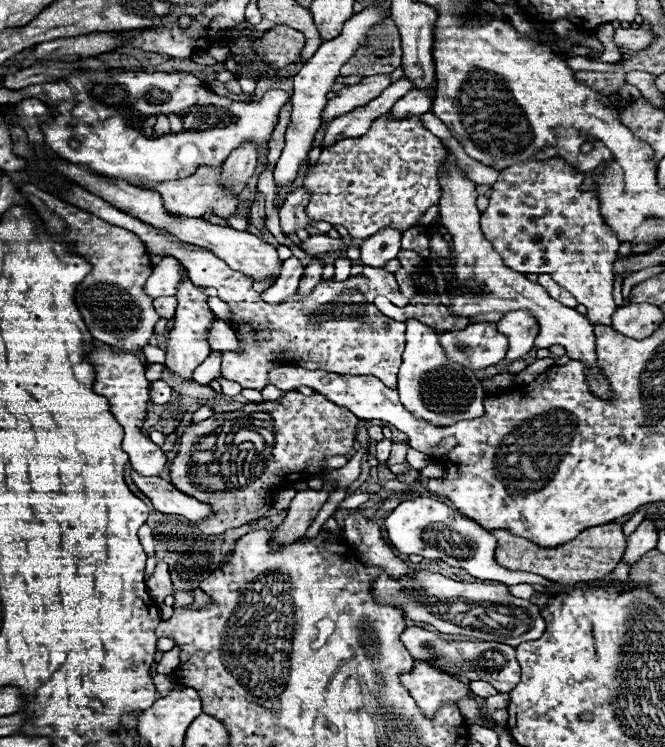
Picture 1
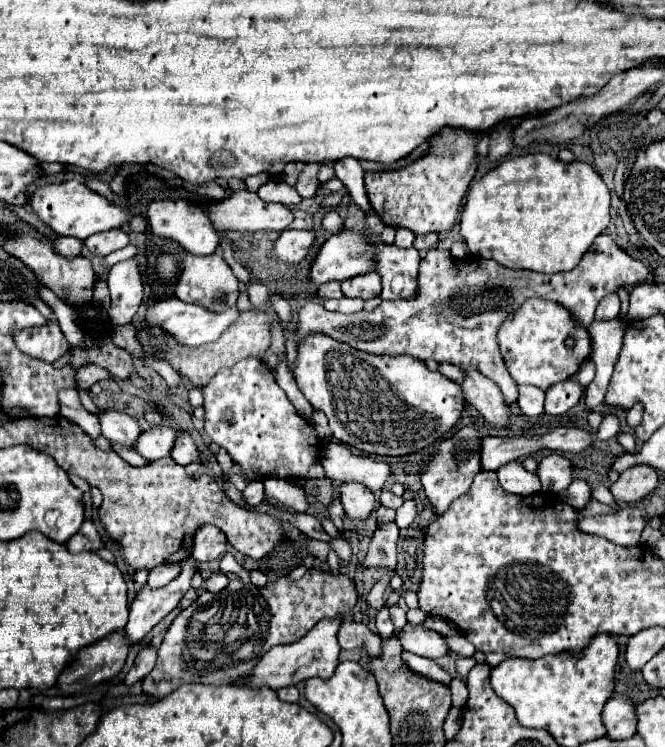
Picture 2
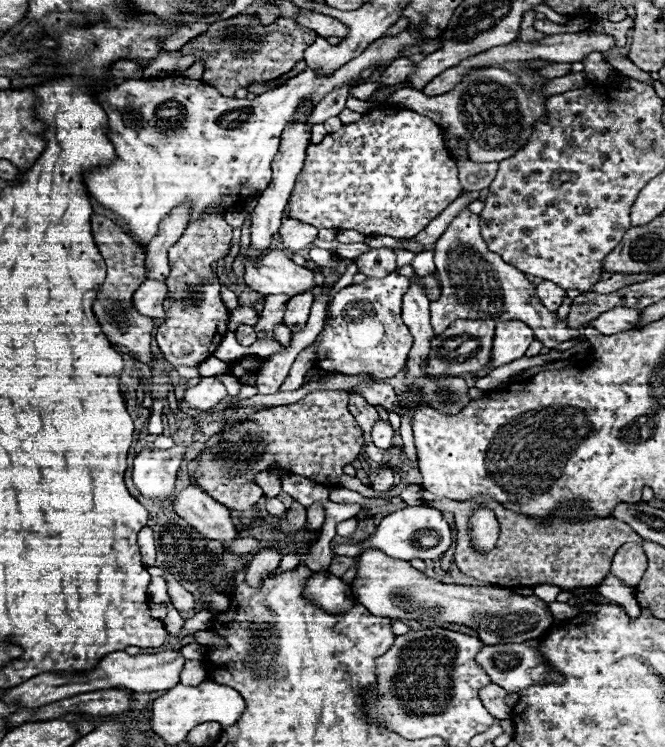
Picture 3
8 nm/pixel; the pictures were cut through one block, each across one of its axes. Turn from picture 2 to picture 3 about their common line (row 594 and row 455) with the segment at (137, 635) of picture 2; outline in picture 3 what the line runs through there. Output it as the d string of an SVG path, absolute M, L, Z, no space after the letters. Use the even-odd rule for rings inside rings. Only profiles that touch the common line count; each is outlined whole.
M174 446L170 450L146 448L134 458L134 484L136 488L156 500L172 500L174 498L174 482L180 464L184 462L186 446Z

